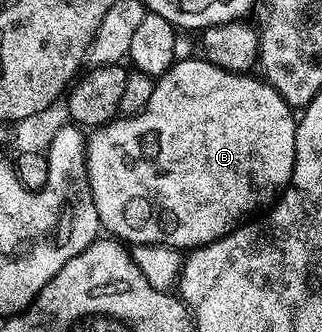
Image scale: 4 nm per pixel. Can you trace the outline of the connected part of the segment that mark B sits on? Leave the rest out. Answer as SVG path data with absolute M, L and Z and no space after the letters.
M205 58L199 60L179 59L163 76L154 81L152 98L148 98L148 106L143 112L134 116L115 118L101 128L89 133L86 141L87 174L91 182L92 198L95 199L96 212L103 229L106 228L111 237L121 240L130 246L139 244L163 244L179 250L202 248L205 244L216 242L228 233L247 223L255 214L269 209L282 194L282 189L290 183L294 159L296 158L296 123L295 109L290 108L280 98L280 94L265 79L254 74L229 72L220 66L211 64Z

